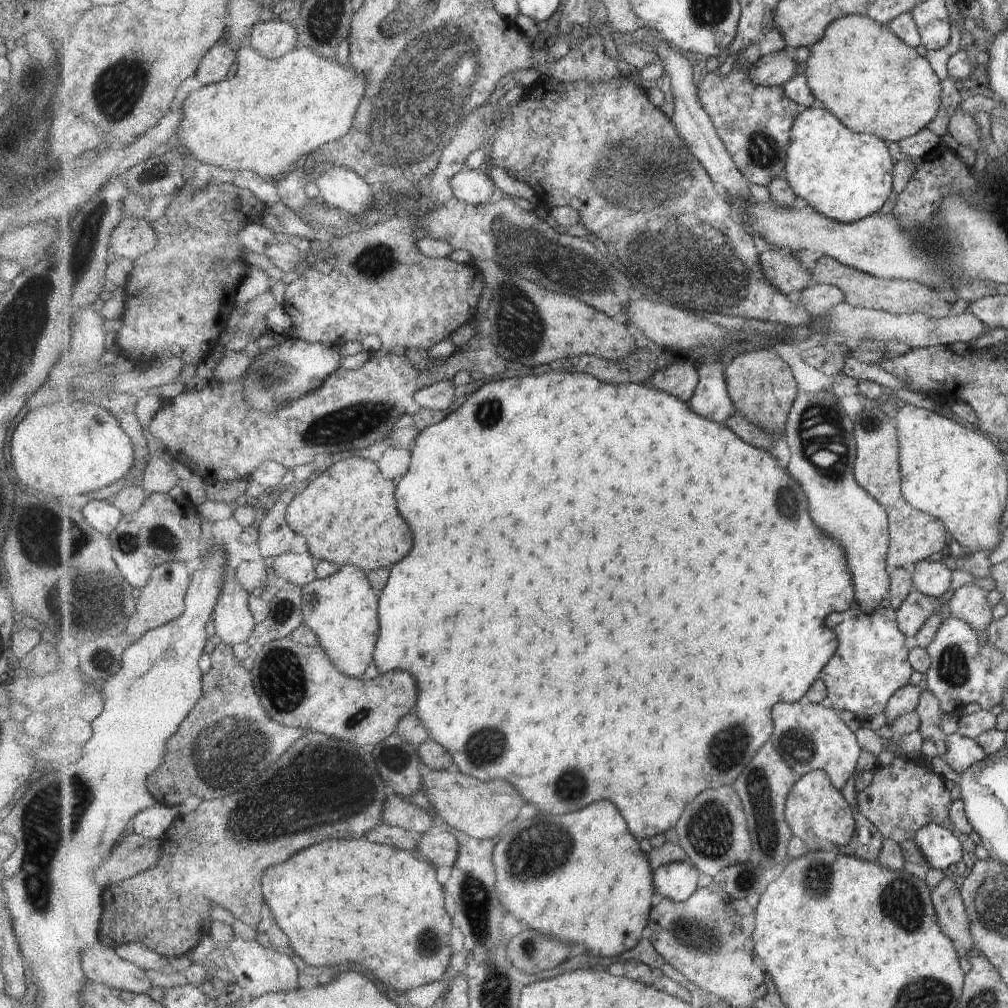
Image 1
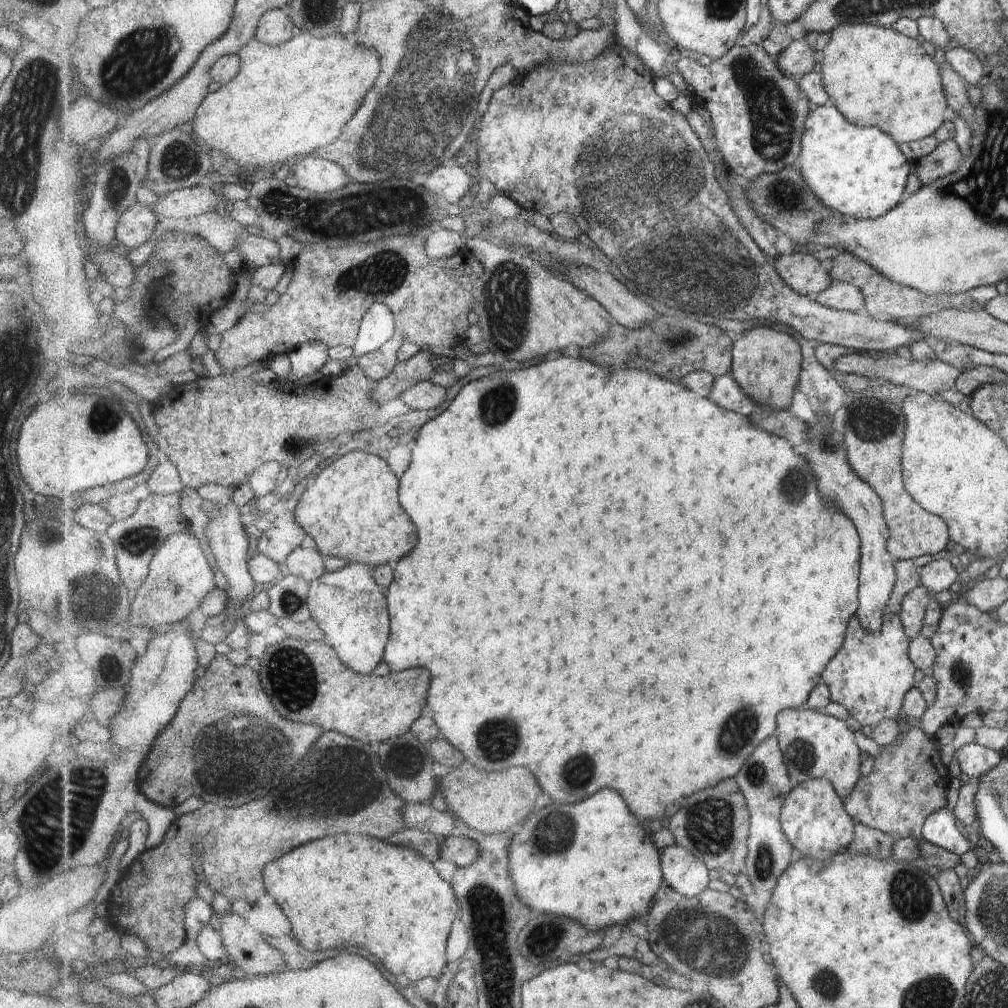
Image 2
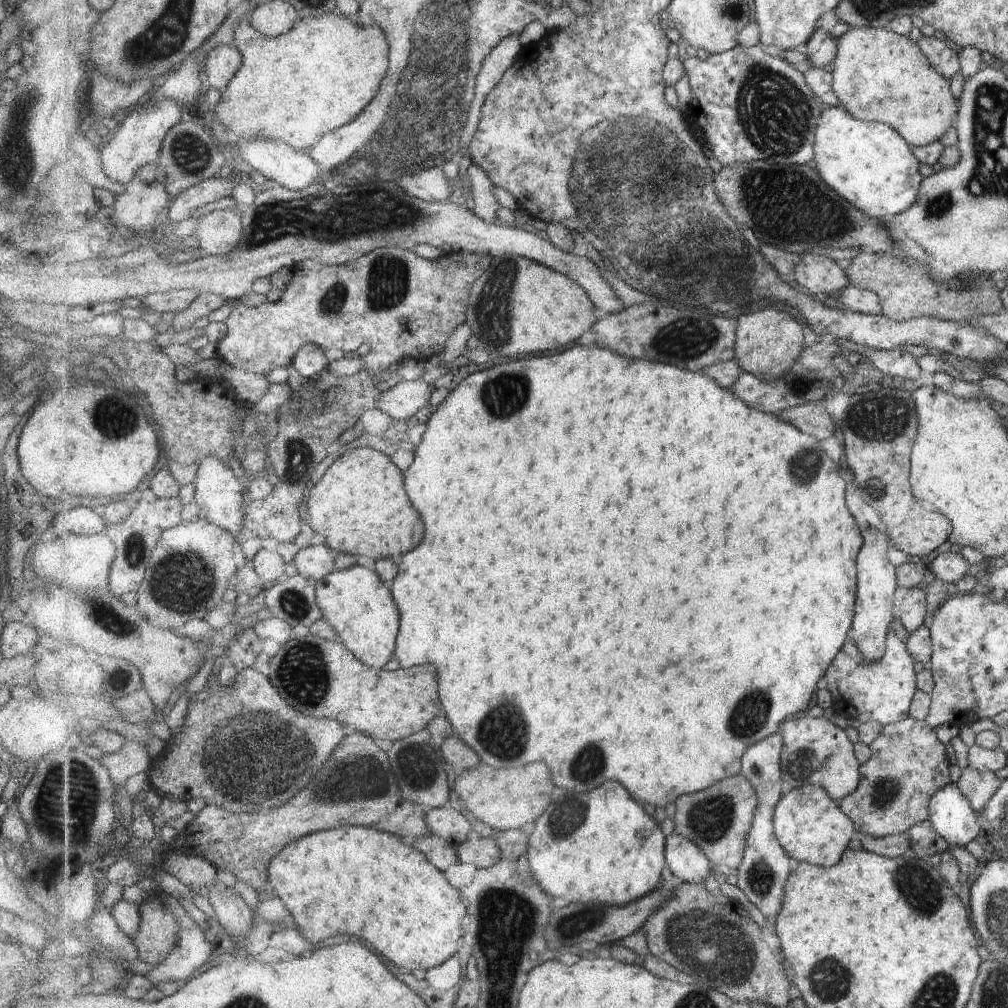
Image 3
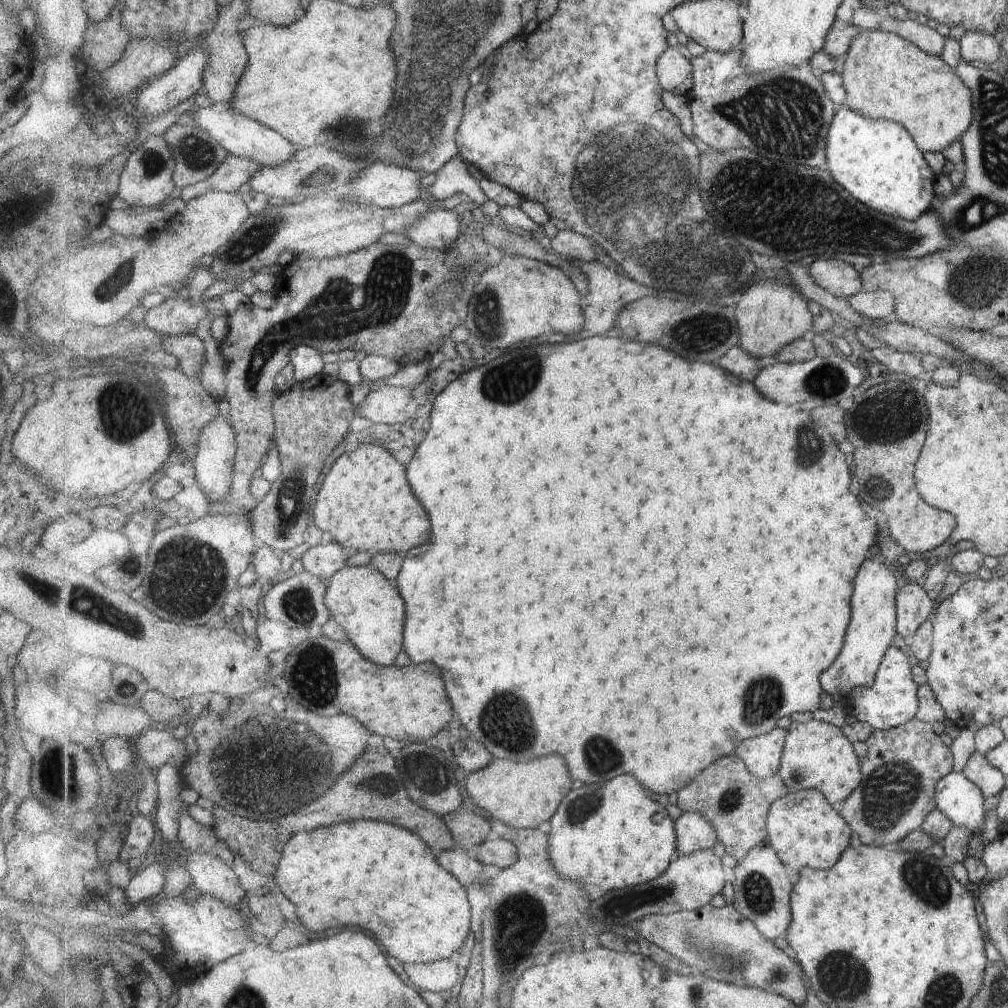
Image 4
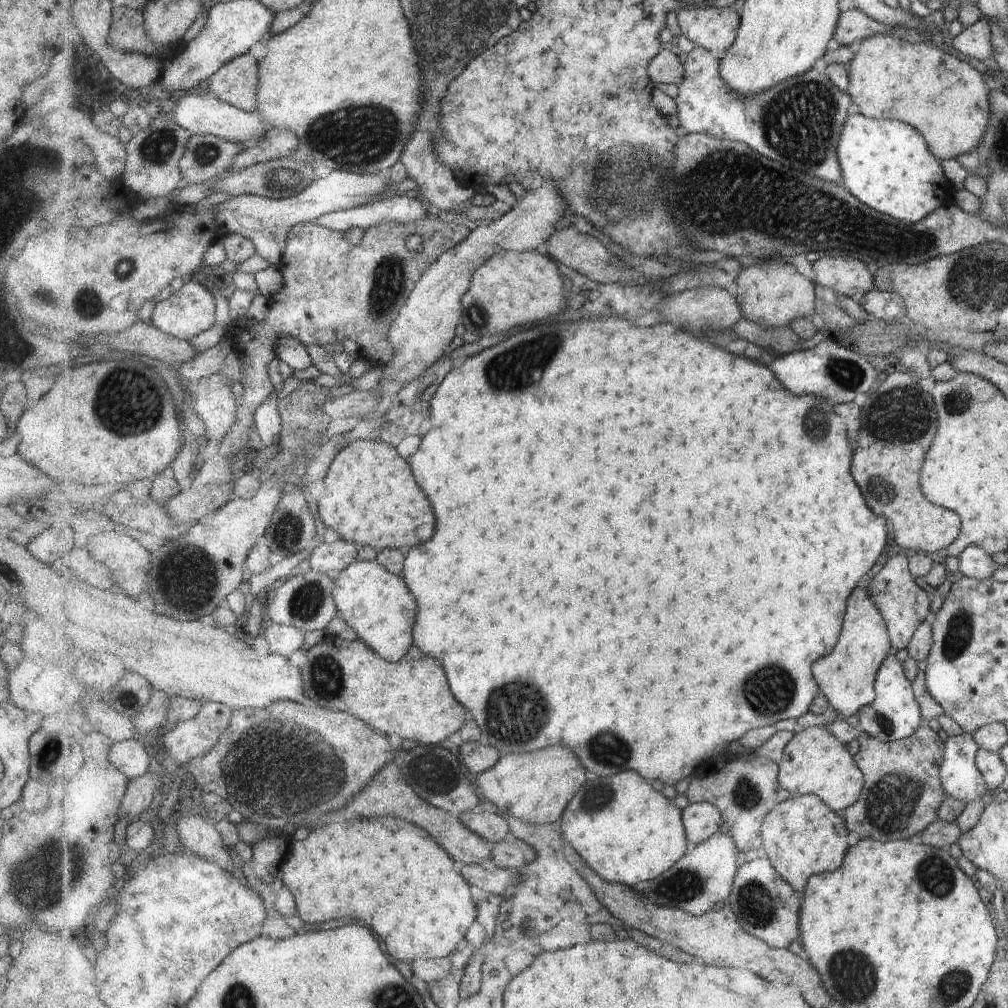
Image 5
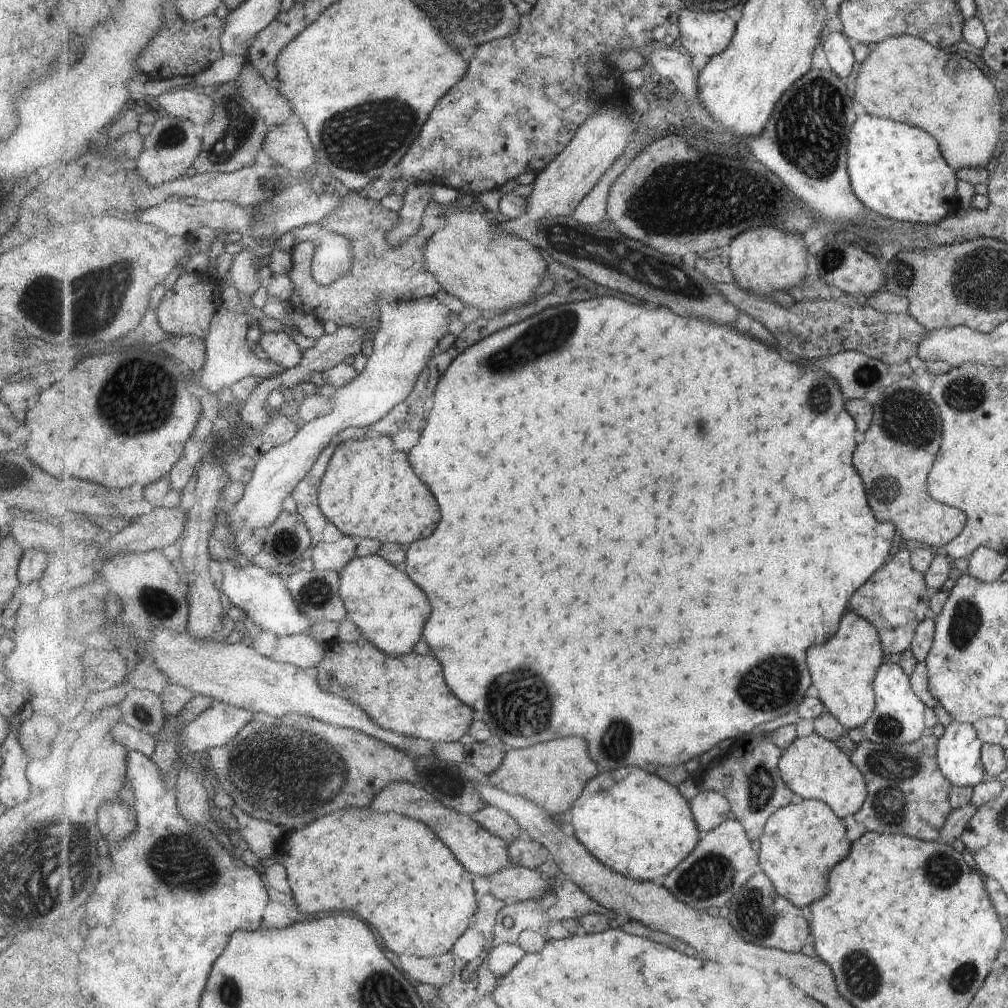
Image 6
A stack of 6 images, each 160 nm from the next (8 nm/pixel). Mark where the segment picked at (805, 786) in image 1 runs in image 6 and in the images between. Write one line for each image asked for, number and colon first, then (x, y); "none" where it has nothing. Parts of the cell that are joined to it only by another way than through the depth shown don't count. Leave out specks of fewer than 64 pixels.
2: (814, 817)
3: (812, 828)
4: (805, 831)
5: (803, 836)
6: (803, 842)

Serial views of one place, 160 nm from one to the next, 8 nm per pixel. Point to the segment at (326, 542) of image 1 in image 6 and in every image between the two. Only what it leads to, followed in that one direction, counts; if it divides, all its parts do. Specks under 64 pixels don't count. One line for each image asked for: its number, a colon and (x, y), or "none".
2: (352, 511)
3: (360, 506)
4: (365, 502)
5: (371, 499)
6: (370, 491)

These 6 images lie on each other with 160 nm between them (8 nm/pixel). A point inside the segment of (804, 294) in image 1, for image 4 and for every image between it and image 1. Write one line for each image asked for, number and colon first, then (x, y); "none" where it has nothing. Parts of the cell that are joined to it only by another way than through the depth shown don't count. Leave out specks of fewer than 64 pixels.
2: (842, 296)
3: (862, 301)
4: (878, 304)

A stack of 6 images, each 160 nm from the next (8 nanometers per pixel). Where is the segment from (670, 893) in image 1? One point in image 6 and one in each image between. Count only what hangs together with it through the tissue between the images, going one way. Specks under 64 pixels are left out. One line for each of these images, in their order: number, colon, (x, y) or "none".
2: (685, 873)
3: (687, 862)
4: (695, 833)
5: (703, 820)
6: (710, 809)

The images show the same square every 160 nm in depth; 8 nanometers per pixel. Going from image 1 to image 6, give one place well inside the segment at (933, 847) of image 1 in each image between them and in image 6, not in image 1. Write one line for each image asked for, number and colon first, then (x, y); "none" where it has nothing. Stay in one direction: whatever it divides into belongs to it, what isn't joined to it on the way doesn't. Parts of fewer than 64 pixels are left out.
2: (940, 828)
3: (949, 814)
4: (958, 799)
5: (959, 778)
6: (957, 755)

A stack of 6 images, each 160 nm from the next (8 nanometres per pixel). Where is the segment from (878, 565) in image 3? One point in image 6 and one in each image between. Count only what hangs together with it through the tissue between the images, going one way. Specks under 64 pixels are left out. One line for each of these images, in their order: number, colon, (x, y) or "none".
4: (872, 626)
5: (846, 677)
6: (843, 669)

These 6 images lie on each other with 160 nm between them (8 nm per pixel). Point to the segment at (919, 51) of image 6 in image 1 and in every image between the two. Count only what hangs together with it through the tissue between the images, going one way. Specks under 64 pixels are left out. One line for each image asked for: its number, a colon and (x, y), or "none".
1: (861, 71)
2: (876, 77)
3: (880, 76)
4: (886, 77)
5: (946, 101)

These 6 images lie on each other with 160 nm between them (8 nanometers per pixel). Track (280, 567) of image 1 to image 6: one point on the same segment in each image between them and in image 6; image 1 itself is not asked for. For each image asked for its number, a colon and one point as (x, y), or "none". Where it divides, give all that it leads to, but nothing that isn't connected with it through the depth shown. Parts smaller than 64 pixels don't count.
2: (308, 563)
3: (315, 562)
4: (325, 559)
5: (332, 559)
6: (327, 556)

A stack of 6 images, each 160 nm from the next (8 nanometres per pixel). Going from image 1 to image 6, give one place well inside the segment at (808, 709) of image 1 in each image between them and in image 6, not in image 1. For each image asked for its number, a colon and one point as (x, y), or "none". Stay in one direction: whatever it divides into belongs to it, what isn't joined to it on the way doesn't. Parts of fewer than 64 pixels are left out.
2: (815, 745)
3: (816, 751)
4: (818, 755)
5: (815, 762)
6: (813, 767)

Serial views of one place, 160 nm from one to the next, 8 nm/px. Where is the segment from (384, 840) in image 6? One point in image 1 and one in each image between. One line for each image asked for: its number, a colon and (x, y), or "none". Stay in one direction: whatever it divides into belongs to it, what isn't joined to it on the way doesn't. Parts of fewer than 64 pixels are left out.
1: (347, 900)
2: (389, 899)
3: (342, 881)
4: (422, 913)
5: (391, 874)

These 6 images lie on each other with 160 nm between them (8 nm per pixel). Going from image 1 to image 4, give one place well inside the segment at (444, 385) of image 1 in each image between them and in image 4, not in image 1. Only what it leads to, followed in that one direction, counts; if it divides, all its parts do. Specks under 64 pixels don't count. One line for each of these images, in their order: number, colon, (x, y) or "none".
2: (426, 396)
3: (403, 401)
4: (389, 405)

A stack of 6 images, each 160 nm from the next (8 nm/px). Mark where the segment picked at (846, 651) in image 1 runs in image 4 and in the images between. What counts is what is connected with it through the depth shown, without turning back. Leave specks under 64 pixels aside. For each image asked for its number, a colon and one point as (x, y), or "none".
2: (870, 675)
3: (880, 691)
4: (891, 701)

